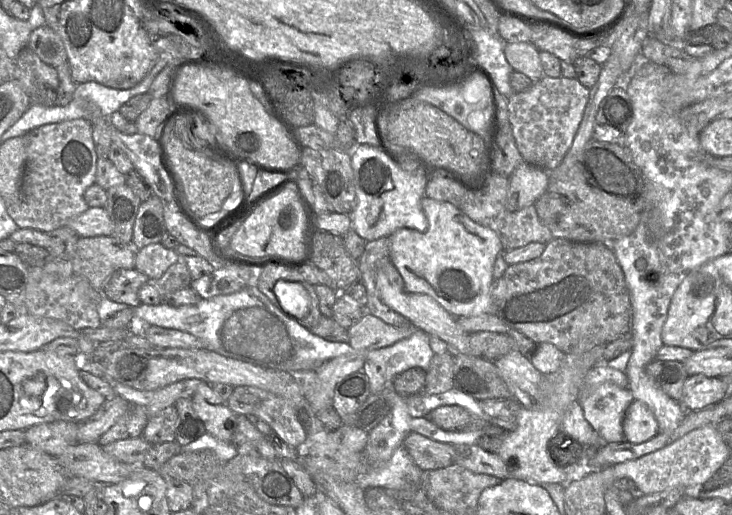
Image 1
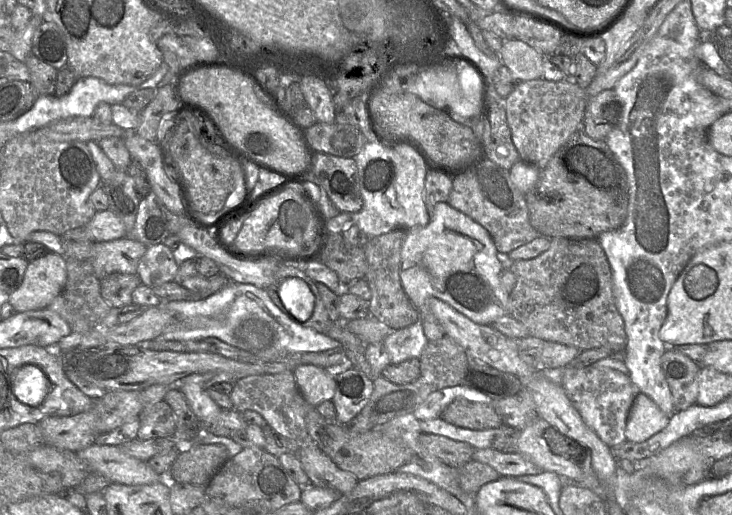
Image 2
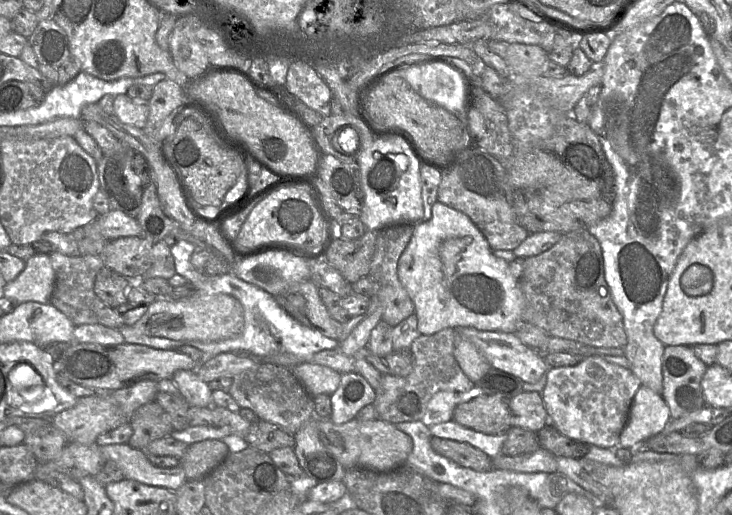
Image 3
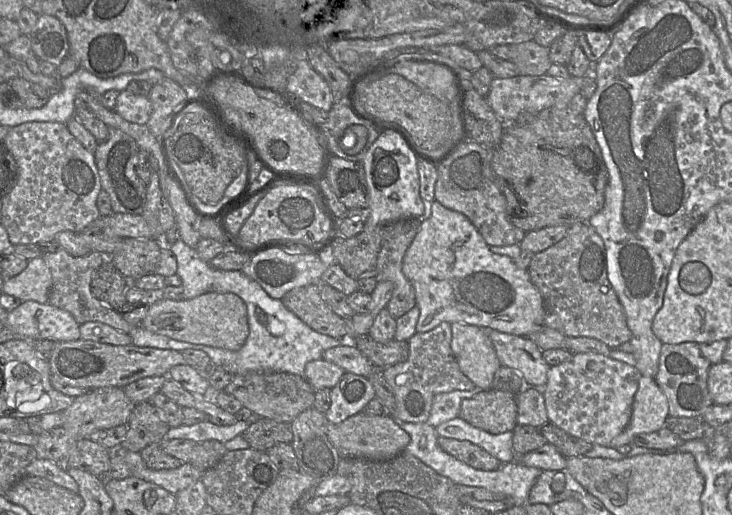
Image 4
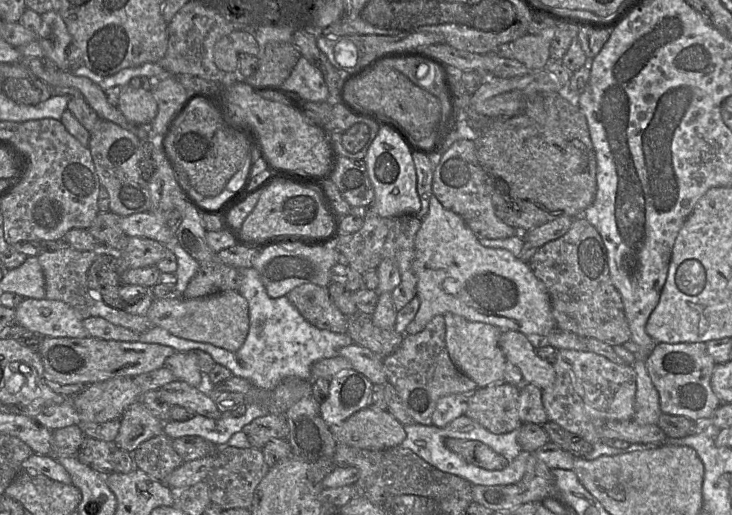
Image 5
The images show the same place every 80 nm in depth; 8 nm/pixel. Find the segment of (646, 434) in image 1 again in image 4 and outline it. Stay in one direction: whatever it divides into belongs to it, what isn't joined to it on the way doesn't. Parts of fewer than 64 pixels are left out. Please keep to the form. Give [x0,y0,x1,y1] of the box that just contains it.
[610,375,669,447]

